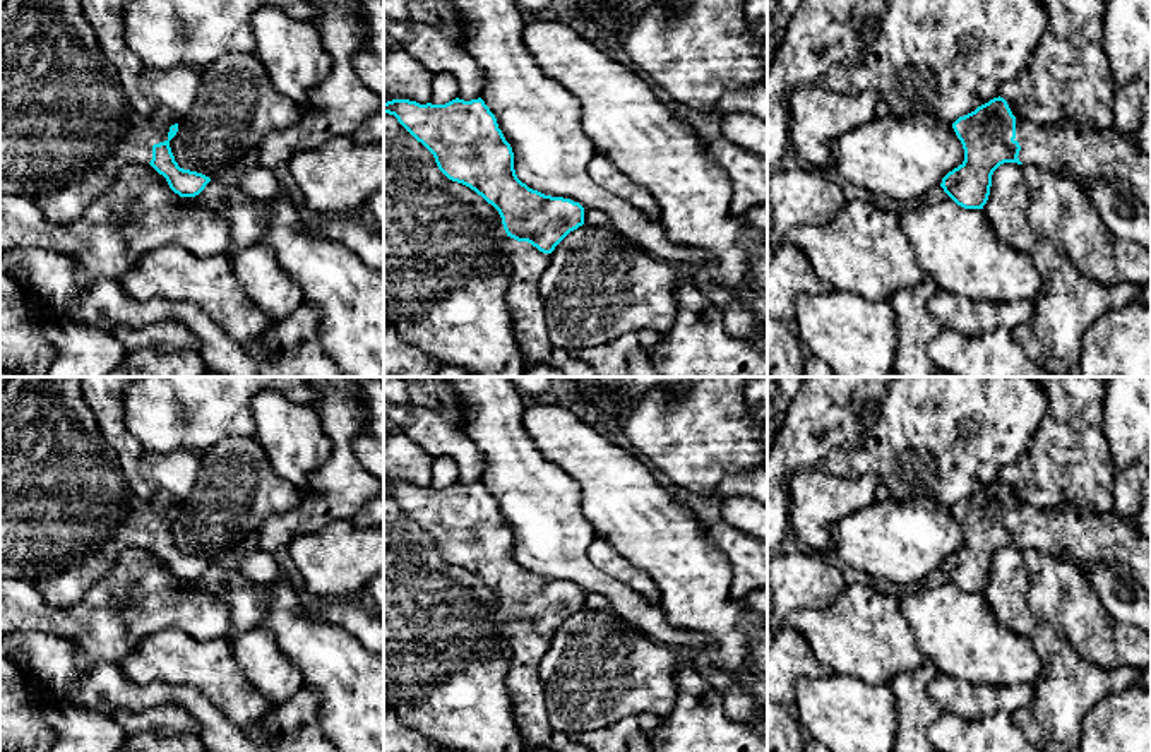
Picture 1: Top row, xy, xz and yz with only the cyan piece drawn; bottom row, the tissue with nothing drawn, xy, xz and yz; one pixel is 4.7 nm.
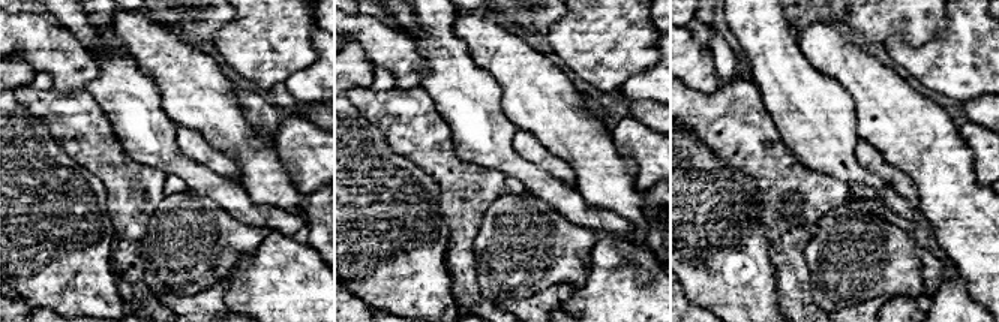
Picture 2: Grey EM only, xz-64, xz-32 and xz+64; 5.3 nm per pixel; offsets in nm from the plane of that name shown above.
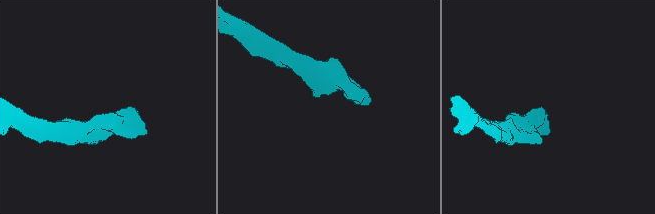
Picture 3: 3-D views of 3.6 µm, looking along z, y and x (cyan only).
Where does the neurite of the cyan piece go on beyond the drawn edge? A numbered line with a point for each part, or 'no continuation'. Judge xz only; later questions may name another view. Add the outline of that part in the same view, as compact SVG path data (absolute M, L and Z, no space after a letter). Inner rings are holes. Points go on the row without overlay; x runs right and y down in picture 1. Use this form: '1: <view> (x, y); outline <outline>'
1: xz (528, 648); outline M521 625L509 632L509 644L512 648L512 656L507 687L512 695L514 723L528 750L543 747L550 752L591 752L576 743L572 737L557 733L548 721L540 665L550 649L550 637L540 636L528 625Z

